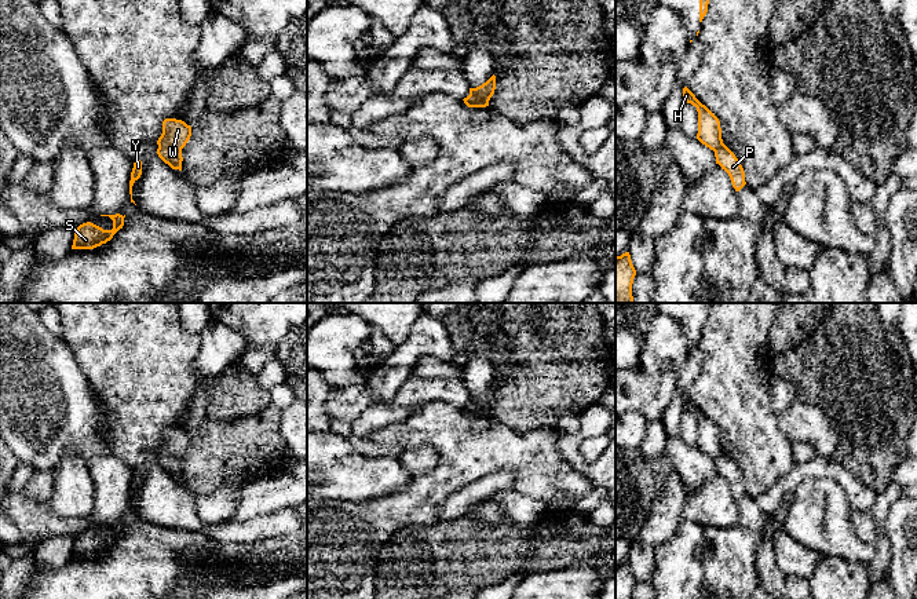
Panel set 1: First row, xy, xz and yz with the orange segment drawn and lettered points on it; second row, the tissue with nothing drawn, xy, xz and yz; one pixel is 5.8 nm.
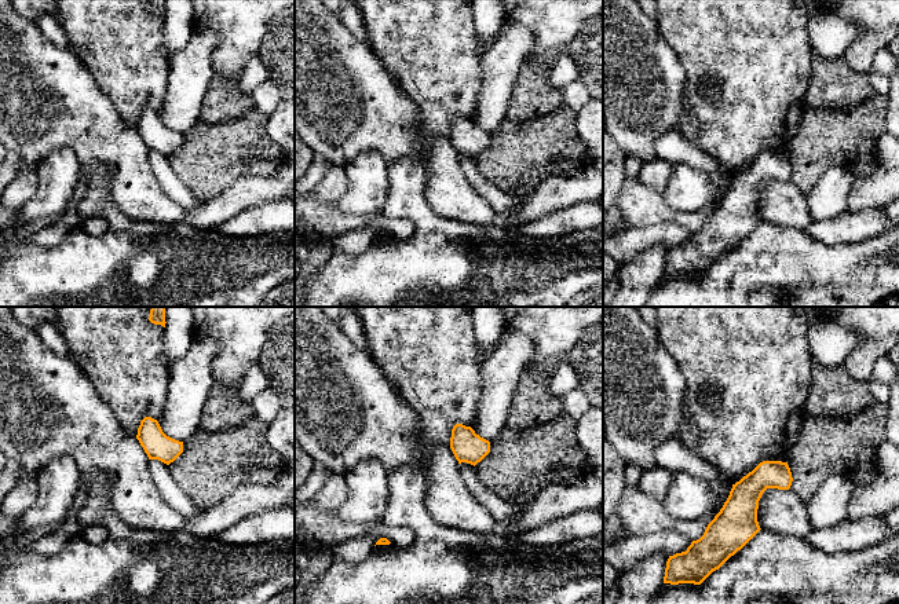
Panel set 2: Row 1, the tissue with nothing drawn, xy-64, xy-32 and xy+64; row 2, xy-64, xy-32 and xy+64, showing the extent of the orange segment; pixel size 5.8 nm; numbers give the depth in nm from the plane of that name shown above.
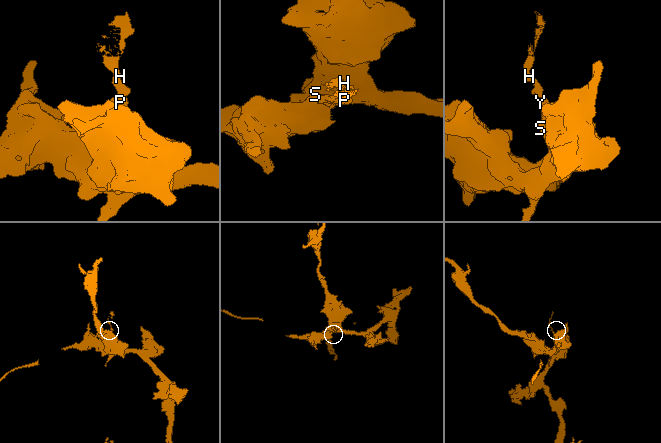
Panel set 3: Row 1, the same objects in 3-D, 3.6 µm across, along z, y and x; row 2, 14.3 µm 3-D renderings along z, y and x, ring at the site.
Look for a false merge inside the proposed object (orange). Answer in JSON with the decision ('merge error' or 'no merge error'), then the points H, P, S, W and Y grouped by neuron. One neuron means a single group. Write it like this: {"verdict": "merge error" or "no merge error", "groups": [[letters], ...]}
{"verdict": "merge error", "groups": [["H", "W"], ["P", "S", "Y"]]}

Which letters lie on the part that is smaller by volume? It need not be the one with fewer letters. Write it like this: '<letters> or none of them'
H, W

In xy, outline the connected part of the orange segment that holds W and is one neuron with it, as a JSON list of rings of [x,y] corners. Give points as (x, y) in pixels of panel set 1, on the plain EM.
[[[165,427],[162,442],[157,449],[158,454],[182,459],[191,445],[191,435],[182,428]]]

